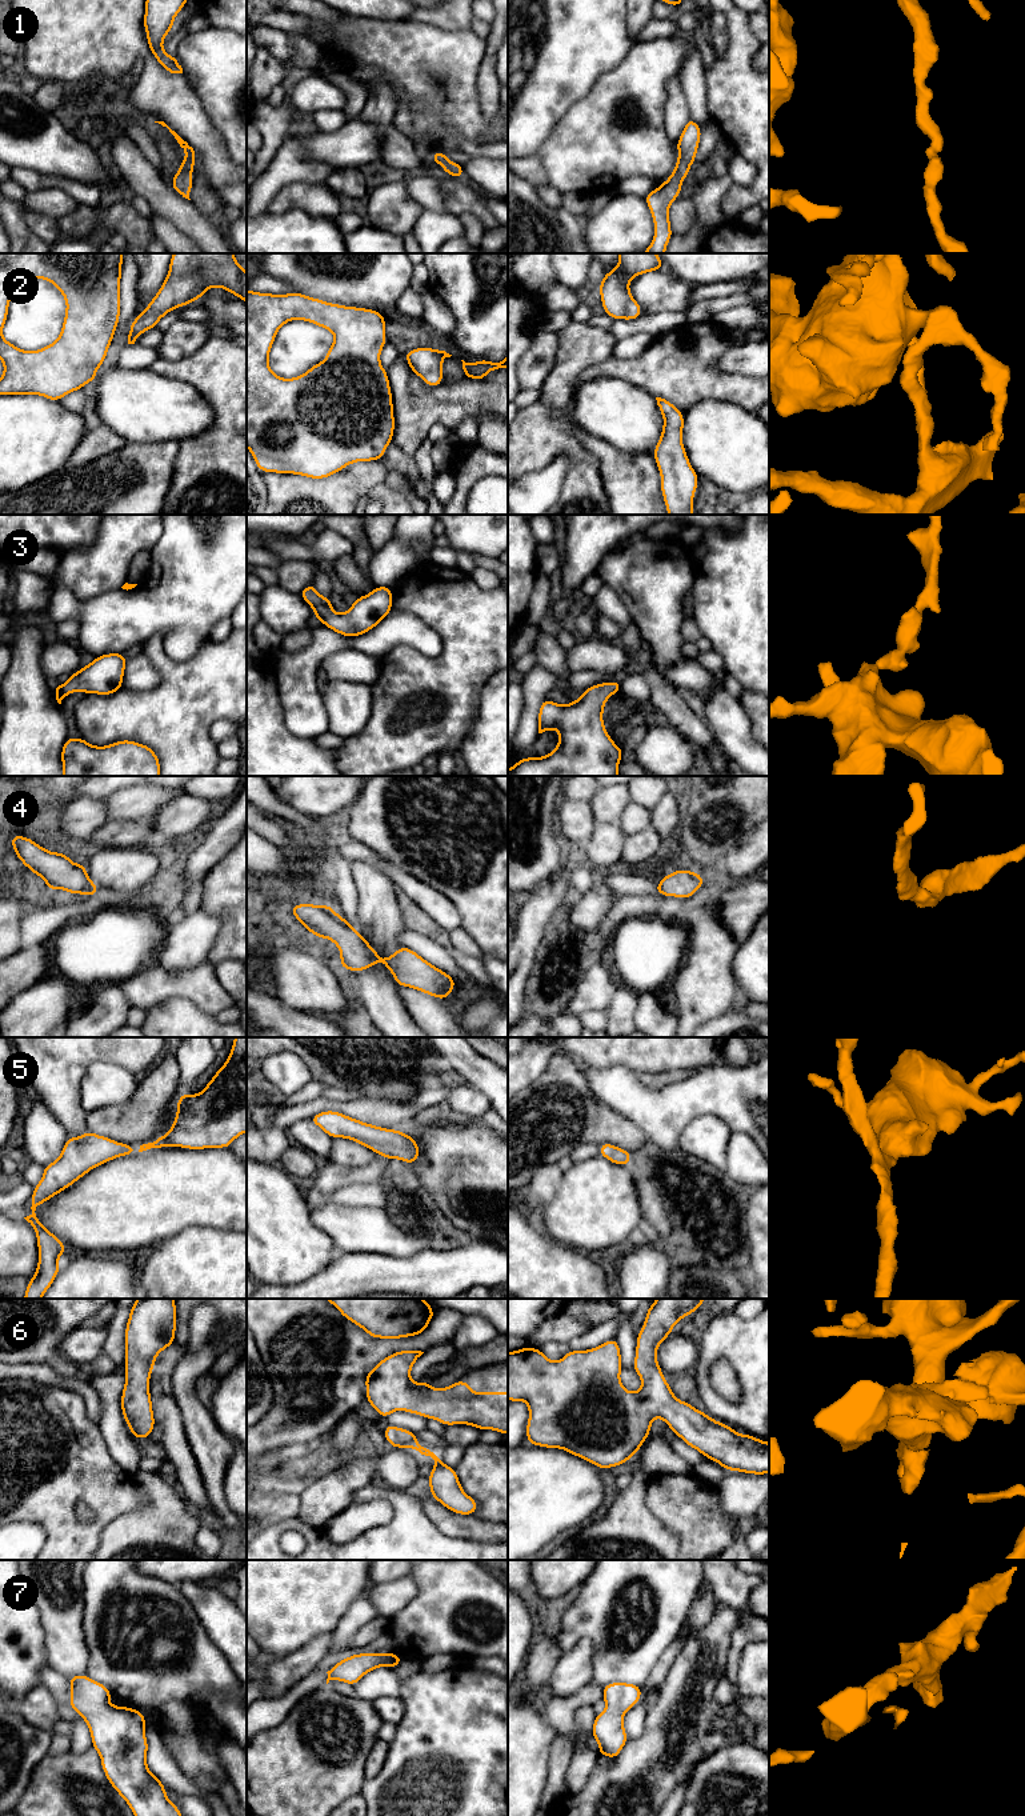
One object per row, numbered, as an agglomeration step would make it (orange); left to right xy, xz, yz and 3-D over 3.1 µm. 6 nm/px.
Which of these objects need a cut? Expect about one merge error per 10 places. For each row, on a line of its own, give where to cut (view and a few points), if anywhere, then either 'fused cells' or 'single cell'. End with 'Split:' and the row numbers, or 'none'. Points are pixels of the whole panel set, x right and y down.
1: cut none; single cell
2: cut none; single cell
3: cut none; single cell
4: cut none; single cell
5: cut none; single cell
6: cut none; single cell
7: cut none; single cell
Split: none

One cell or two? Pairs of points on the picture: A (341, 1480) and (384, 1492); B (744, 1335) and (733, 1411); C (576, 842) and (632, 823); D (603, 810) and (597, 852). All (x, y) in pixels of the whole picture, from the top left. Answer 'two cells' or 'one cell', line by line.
A: two cells
B: one cell
C: one cell
D: one cell

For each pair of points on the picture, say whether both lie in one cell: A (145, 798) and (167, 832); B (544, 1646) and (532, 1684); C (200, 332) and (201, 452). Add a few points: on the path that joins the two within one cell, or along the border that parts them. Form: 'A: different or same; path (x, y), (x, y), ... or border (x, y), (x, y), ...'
A: same; path (156, 798), (167, 808), (167, 822)
B: same; path (544, 1655), (537, 1675)
C: different; border (212, 336), (192, 354), (172, 360)

